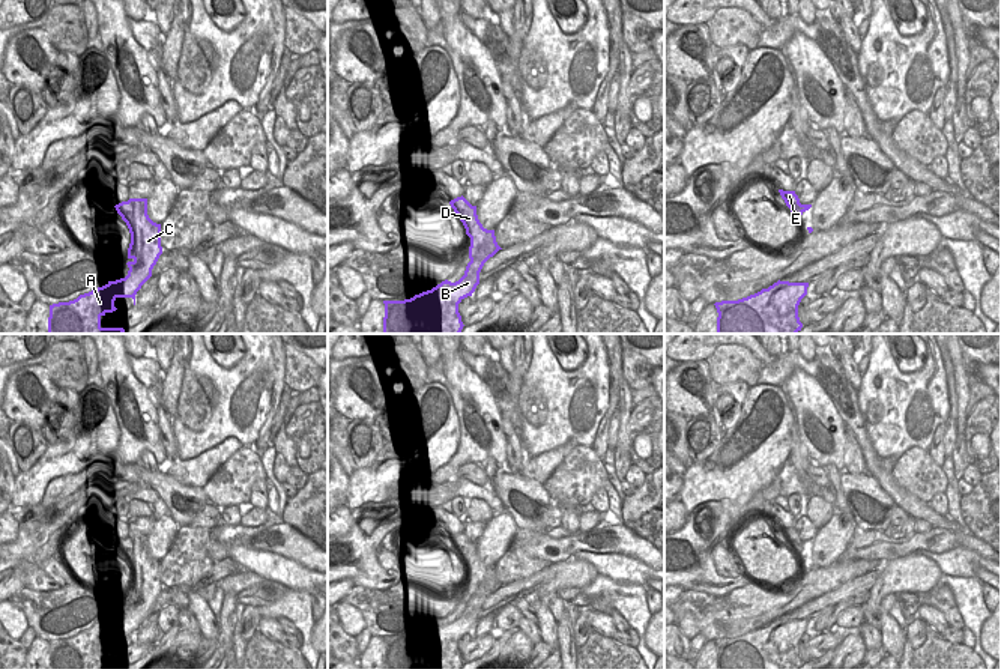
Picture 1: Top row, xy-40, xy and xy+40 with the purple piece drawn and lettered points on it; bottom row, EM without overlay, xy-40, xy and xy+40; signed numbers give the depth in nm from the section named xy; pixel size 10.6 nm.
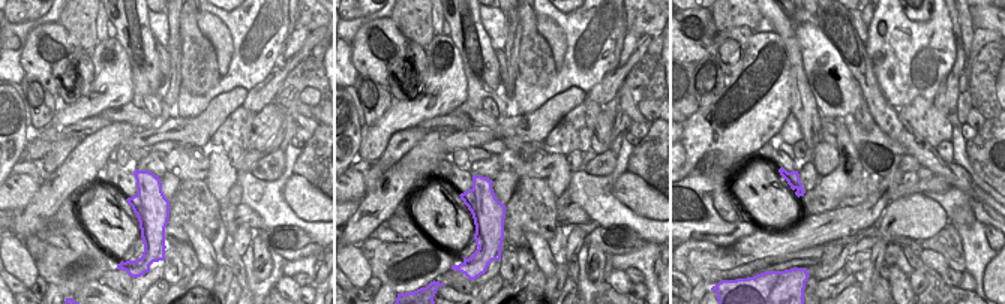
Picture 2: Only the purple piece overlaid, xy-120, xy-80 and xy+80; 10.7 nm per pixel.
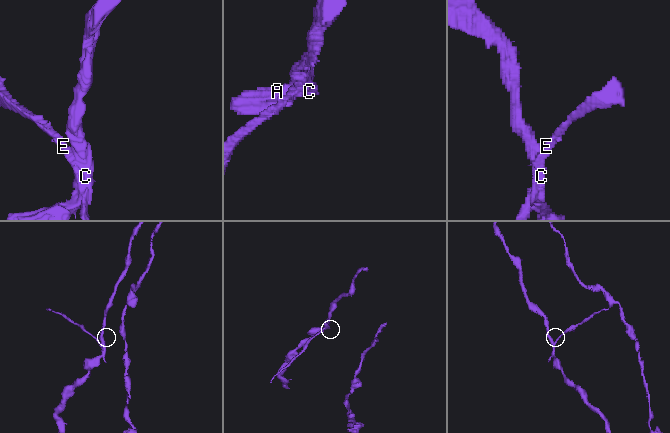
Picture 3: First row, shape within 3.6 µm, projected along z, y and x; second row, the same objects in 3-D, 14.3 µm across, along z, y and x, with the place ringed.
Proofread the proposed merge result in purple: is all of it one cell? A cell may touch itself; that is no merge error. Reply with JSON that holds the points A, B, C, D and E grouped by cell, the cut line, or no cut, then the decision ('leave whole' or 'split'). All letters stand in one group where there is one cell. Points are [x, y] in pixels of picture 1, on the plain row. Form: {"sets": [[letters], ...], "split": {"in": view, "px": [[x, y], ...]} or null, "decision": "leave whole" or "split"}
{"sets": [["A", "B", "C", "D", "E"]], "split": null, "decision": "leave whole"}

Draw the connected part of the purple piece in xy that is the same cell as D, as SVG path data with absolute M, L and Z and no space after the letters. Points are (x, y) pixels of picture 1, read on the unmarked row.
M463 532L449 538L470 574L469 595L464 612L451 619L442 618L431 627L404 637L383 637L383 669L461 669L463 658L458 640L472 633L479 621L484 600L502 586L494 567L487 567L478 556L476 543Z

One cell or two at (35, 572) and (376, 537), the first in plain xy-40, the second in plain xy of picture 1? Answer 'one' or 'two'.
two

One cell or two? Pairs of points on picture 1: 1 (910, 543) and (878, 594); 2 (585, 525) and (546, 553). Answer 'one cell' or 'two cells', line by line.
1: two cells
2: two cells

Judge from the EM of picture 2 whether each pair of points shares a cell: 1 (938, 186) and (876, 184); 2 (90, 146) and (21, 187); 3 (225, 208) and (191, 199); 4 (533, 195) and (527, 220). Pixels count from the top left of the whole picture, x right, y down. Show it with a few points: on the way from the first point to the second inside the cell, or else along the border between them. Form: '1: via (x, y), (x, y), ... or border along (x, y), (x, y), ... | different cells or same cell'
1: via (923, 186), (912, 189), (894, 189), (891, 186) | same cell
2: border along (38, 181), (35, 195), (17, 211) | different cells
3: border along (218, 201), (218, 213), (222, 222) | different cells
4: via (533, 201), (533, 207), (527, 214) | same cell

